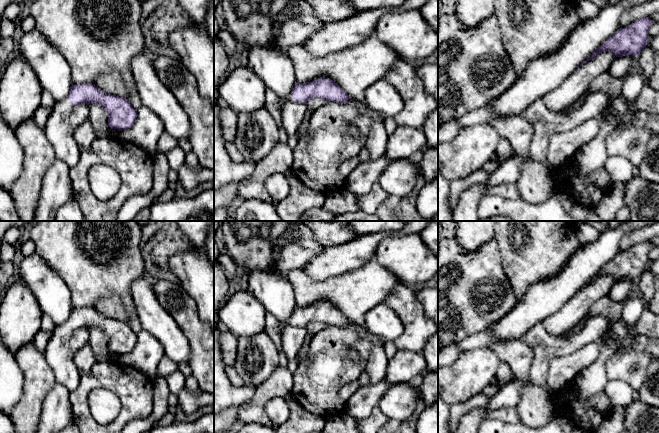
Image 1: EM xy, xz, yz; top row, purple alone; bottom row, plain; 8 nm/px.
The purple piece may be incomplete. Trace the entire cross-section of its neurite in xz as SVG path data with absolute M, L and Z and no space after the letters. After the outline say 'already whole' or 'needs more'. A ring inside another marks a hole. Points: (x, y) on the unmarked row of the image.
M318 302L312 306L296 306L290 319L283 326L307 327L312 322L346 327L351 321L329 302Z; needs more

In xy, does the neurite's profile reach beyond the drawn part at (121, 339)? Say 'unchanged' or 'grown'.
grown

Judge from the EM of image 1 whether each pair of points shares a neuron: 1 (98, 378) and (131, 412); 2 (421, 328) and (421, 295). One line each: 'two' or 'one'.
1: one
2: two

